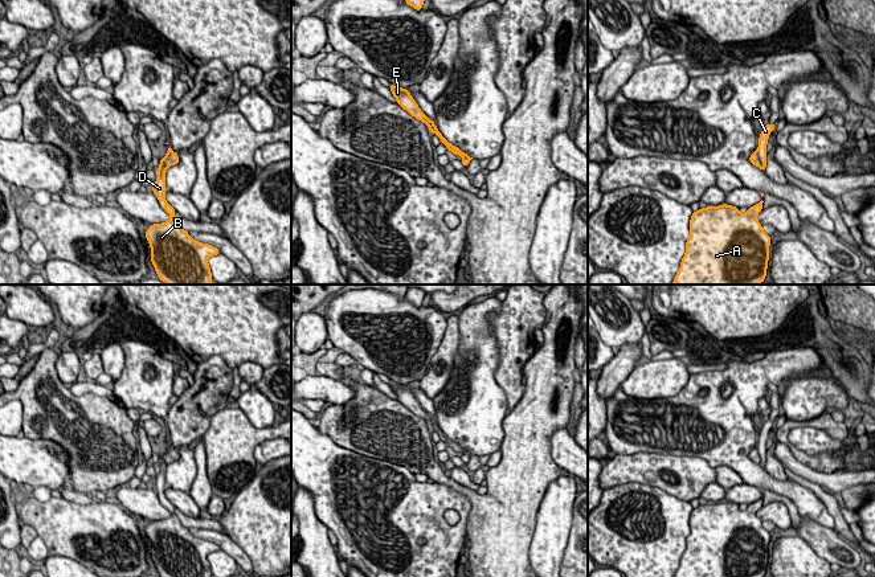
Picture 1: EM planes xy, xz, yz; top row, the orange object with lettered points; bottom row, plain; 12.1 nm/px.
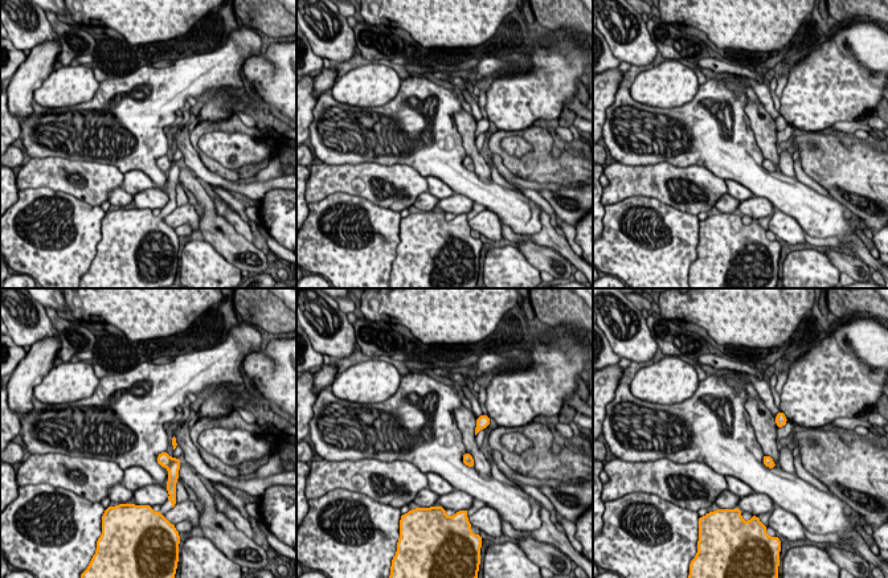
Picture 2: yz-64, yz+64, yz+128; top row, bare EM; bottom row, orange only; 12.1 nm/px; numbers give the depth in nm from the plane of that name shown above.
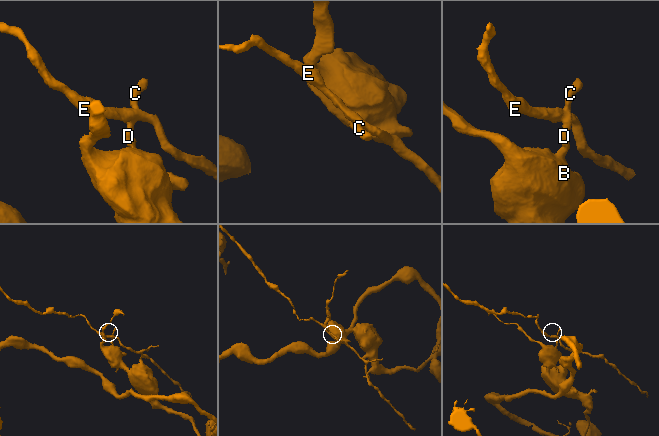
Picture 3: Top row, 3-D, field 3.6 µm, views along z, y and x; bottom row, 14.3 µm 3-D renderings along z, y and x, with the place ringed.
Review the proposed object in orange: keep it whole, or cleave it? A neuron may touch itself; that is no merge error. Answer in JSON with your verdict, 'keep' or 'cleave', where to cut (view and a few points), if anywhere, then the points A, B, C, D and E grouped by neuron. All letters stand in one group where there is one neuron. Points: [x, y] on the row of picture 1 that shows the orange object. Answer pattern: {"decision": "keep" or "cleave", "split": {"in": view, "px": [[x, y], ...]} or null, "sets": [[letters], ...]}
{"decision": "cleave", "split": {"in": "yz", "px": [[756, 151], [760, 159], [759, 167]]}, "sets": [["A", "B", "C", "D"], ["E"]]}

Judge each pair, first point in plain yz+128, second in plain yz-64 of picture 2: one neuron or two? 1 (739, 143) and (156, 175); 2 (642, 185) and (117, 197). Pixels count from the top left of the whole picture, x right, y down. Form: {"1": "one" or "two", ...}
{"1": "one", "2": "two"}

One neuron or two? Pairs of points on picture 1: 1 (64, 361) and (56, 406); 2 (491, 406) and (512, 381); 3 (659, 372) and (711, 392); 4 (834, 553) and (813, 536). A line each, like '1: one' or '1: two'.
1: two
2: two
3: two
4: one

